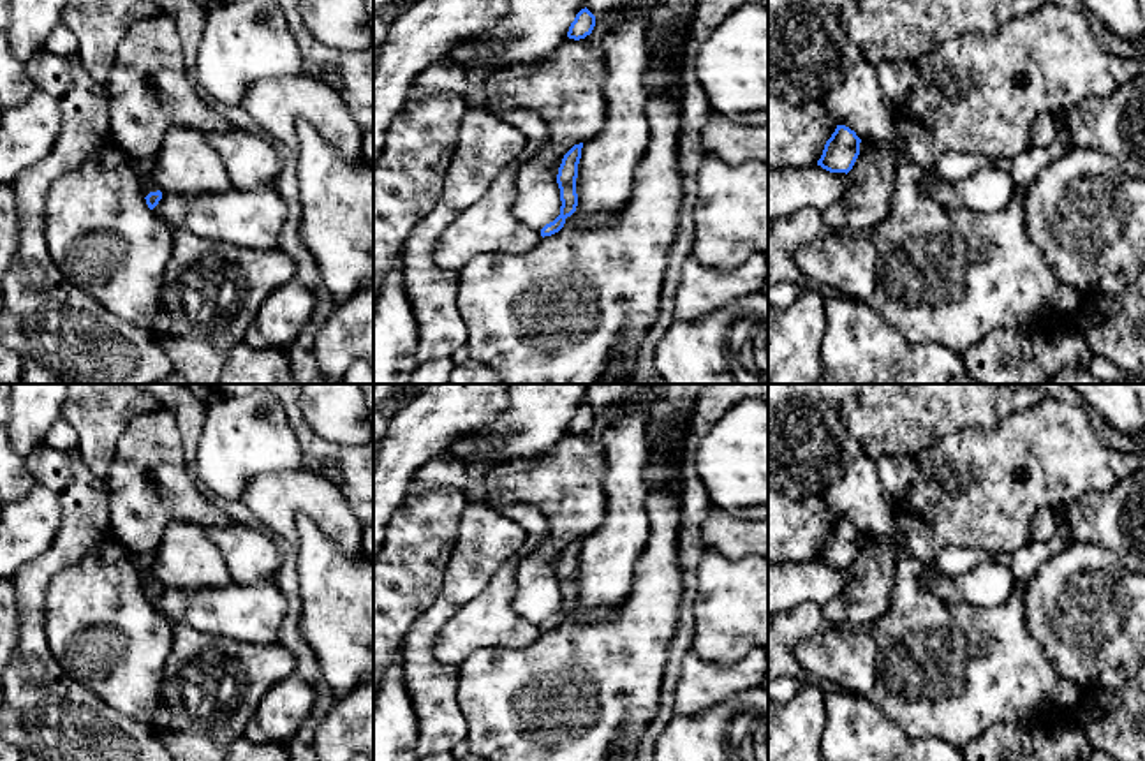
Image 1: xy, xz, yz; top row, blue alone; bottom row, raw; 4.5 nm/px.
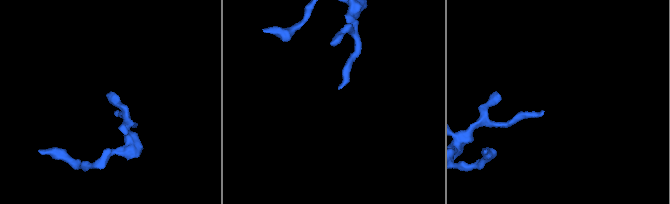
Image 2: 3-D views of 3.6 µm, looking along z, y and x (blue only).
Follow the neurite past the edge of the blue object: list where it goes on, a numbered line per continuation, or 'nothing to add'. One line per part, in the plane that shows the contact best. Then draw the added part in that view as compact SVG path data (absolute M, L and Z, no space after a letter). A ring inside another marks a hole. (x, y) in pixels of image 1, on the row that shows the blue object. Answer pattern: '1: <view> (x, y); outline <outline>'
1: xy (143, 168); outline M132 159L132 164L134 164L134 169L136 169L136 176L137 176L139 180L150 180L150 181L153 183L151 188L150 188L150 192L157 192L159 187L157 187L157 183L153 181L153 159Z

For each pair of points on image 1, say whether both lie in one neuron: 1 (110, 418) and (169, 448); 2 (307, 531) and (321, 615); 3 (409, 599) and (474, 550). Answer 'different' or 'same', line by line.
1: different
2: same
3: different

